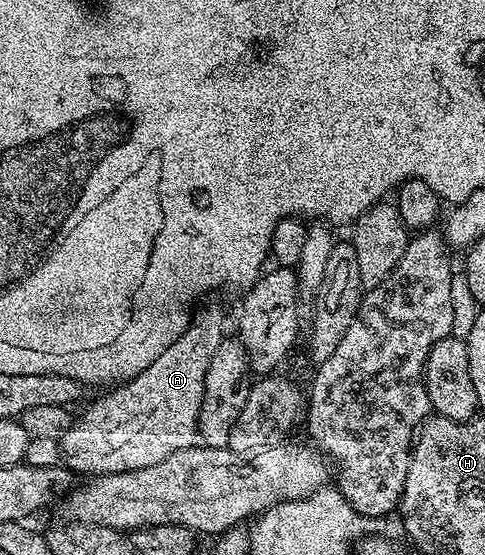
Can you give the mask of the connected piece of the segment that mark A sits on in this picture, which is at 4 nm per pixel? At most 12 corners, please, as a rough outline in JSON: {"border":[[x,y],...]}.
{"border":[[224,311],[61,434],[77,475],[135,471],[198,444]]}

